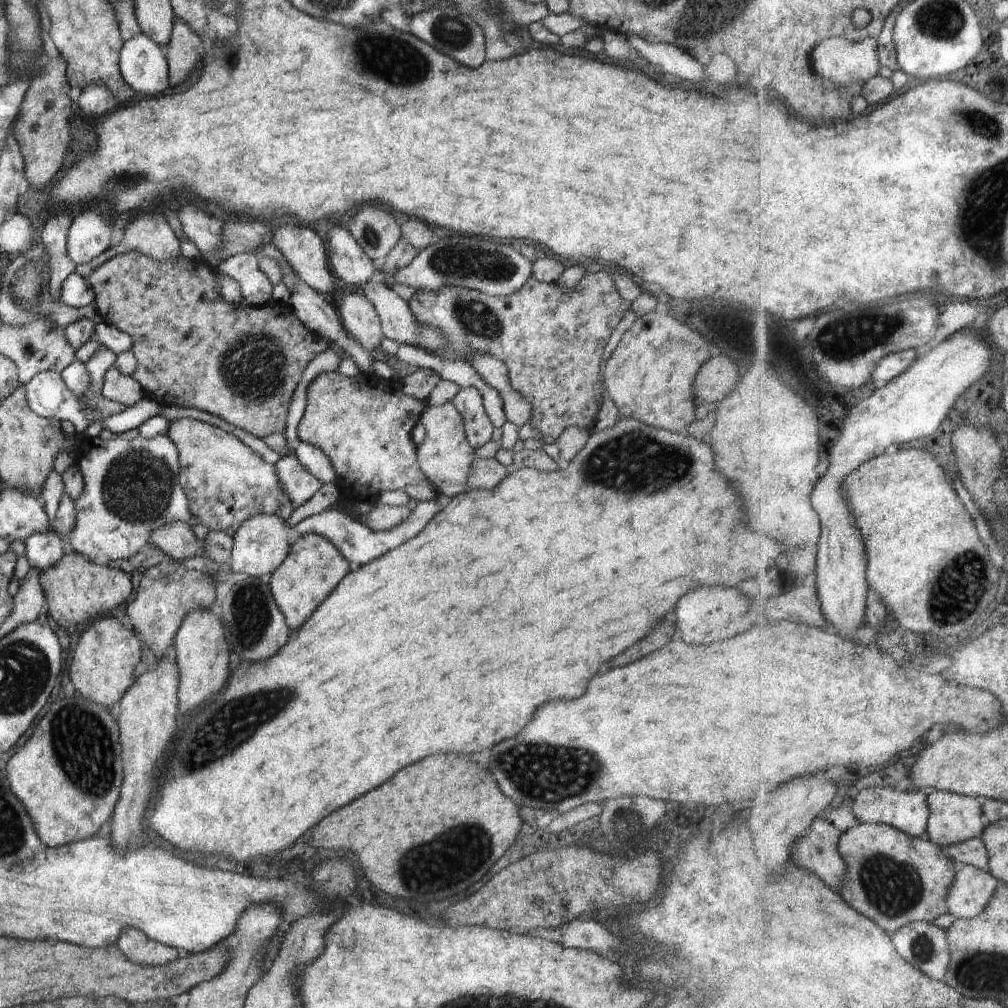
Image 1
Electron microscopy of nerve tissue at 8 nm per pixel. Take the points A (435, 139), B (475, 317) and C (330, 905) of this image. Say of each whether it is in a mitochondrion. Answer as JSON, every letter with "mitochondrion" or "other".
{"A":"other","B":"mitochondrion","C":"other"}

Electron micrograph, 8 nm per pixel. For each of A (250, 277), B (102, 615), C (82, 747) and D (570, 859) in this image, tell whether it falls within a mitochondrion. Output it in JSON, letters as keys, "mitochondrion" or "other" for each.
{"A":"other","B":"other","C":"mitochondrion","D":"other"}

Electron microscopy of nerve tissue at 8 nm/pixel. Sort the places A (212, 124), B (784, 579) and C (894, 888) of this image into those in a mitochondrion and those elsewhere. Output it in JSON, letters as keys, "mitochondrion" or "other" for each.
{"A":"other","B":"other","C":"mitochondrion"}

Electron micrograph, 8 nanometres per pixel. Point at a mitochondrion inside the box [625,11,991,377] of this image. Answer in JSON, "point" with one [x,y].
{"point":[843,338]}

